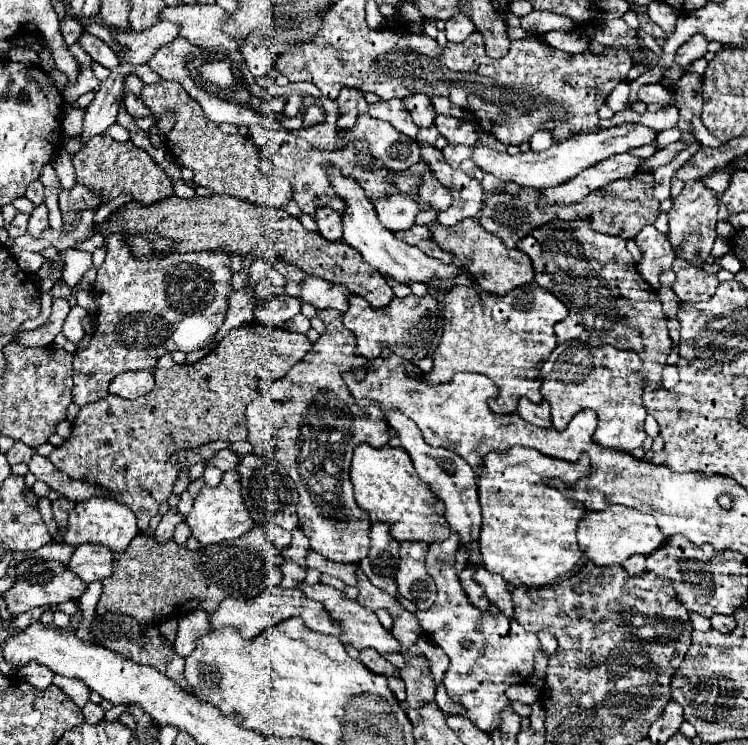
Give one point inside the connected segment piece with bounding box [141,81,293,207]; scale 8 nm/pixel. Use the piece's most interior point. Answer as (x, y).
(229, 164)

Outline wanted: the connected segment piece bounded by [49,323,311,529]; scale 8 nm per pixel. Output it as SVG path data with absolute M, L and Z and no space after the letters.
M249 323L231 329L219 345L203 359L193 365L173 365L171 369L155 369L155 389L145 397L135 401L125 401L117 395L103 397L93 405L81 407L71 437L57 447L49 461L71 479L81 479L103 489L117 493L117 501L123 501L139 519L139 529L149 527L149 519L157 515L159 503L167 501L171 489L177 481L177 469L171 465L169 457L181 449L195 449L211 441L245 441L245 407L249 401L269 391L275 379L281 379L297 361L305 357L311 349L311 341L303 333L293 333L287 329L275 329L261 323Z

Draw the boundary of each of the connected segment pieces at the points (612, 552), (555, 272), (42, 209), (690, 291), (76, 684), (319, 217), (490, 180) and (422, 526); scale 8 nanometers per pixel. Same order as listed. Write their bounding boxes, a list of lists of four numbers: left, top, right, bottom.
[[577,505,665,565],[517,219,671,363],[27,203,49,237],[673,259,719,301],[53,675,89,707],[315,207,341,241],[481,173,507,191],[351,445,451,541]]

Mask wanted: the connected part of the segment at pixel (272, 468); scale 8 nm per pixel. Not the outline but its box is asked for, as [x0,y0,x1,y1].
[237,453,299,531]

